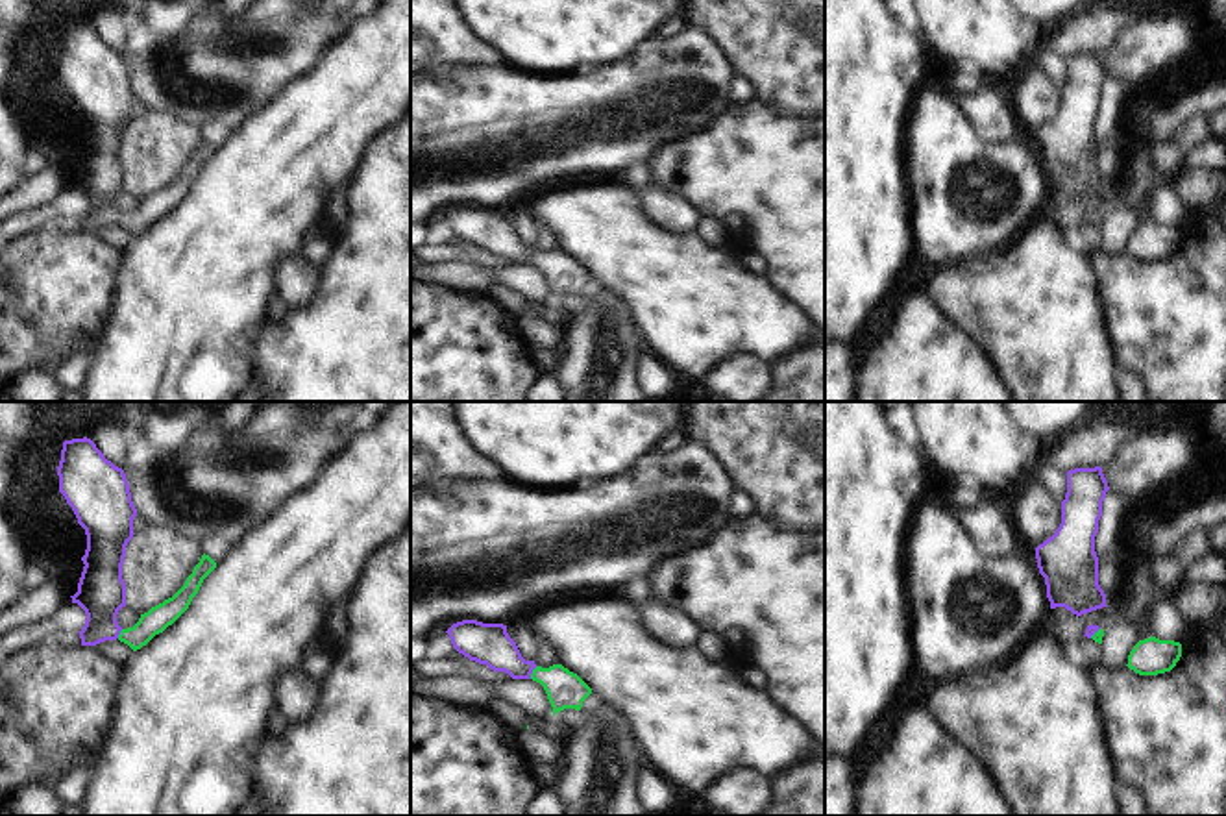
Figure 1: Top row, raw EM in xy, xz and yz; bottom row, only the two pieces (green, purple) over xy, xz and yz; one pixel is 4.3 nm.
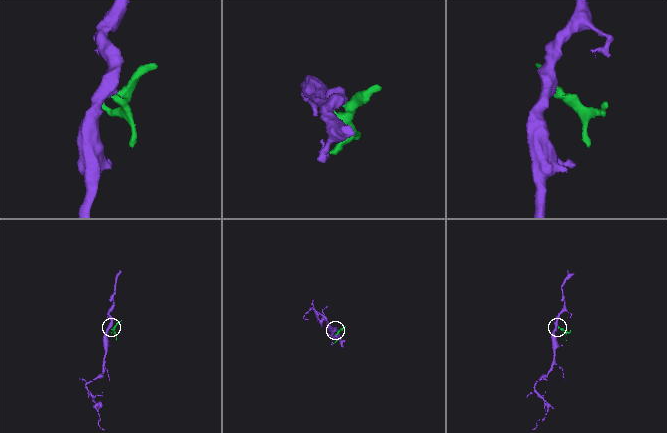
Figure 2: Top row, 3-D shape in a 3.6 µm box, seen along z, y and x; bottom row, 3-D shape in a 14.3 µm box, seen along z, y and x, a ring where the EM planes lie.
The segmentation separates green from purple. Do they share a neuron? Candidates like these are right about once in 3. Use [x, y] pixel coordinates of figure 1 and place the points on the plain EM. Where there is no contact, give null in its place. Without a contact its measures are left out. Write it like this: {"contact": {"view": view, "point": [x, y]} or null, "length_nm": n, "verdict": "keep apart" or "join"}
{"contact": {"view": "xz", "point": [533, 258]}, "length_nm": 70, "verdict": "join"}

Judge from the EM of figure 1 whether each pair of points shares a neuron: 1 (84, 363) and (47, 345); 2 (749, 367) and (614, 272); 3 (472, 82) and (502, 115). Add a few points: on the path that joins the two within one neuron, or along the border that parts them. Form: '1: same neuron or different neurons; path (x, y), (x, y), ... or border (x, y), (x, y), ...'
1: different neurons; border (85, 333), (76, 339), (65, 363), (52, 374)
2: different neurons; border (772, 361), (753, 354), (733, 354), (703, 378)
3: same neuron; path (476, 89), (494, 108)

